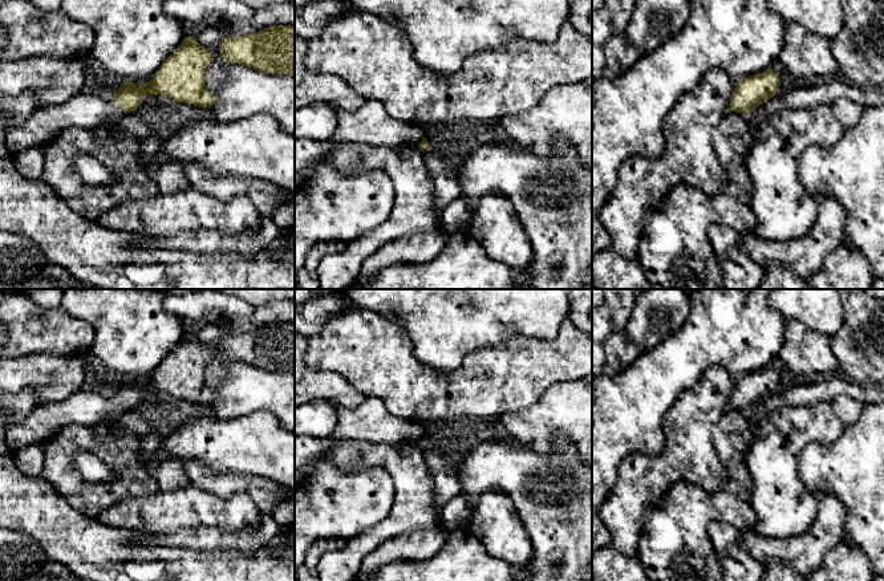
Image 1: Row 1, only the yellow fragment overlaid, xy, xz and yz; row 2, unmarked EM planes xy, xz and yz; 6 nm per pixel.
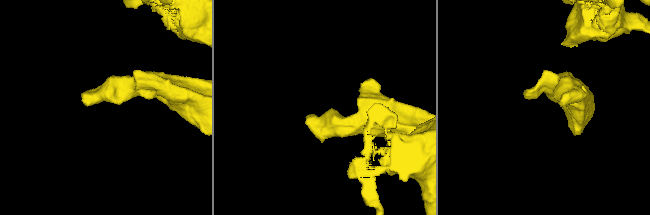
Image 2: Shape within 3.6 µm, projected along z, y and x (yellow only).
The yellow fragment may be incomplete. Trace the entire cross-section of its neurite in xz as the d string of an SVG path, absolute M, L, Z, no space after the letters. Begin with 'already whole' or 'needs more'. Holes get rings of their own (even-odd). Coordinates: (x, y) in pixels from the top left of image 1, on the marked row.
needs more; M368 101L354 111L336 107L337 127L327 141L295 141L295 174L321 158L333 145L366 143L373 147L419 145L429 150L421 126L393 119L380 101Z

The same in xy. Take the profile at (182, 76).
needs more; M184 37L146 84L123 82L111 98L92 88L58 106L37 109L20 125L8 123L7 150L15 157L29 149L44 147L70 127L94 130L113 123L135 111L147 94L210 109L216 101L206 89L210 62L211 53L195 37Z

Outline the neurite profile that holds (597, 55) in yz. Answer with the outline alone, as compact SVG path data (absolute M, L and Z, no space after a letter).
M592 44L592 81L604 76L605 70L605 54L603 46Z

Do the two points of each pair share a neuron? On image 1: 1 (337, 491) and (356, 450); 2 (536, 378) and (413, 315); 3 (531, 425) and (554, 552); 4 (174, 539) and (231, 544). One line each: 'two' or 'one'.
1: two
2: two
3: two
4: one

